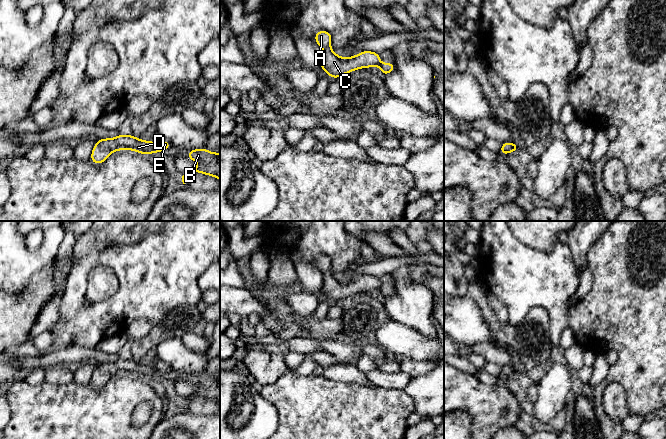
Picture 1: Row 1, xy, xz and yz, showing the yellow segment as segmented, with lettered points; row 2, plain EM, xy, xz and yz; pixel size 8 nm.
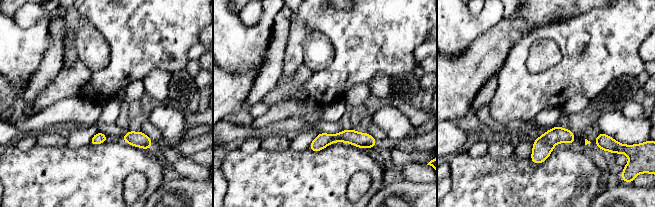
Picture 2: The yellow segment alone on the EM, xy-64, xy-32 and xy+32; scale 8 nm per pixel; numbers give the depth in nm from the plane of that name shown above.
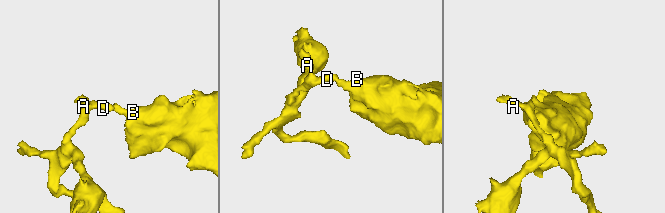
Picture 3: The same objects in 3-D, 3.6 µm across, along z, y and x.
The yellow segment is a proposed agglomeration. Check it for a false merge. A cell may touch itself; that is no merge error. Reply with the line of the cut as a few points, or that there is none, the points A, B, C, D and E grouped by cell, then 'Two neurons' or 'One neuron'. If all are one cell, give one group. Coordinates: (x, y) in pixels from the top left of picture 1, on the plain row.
Split along xy (154, 366), (157, 375). Groups: A C D / B E. Two neurons

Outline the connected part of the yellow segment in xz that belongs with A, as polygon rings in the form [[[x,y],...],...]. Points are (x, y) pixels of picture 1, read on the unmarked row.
[[[318,255],[315,266],[323,273],[324,282],[320,292],[328,297],[331,302],[338,302],[344,298],[359,292],[379,290],[380,280],[378,277],[363,275],[354,281],[342,282],[331,274],[331,257]]]

